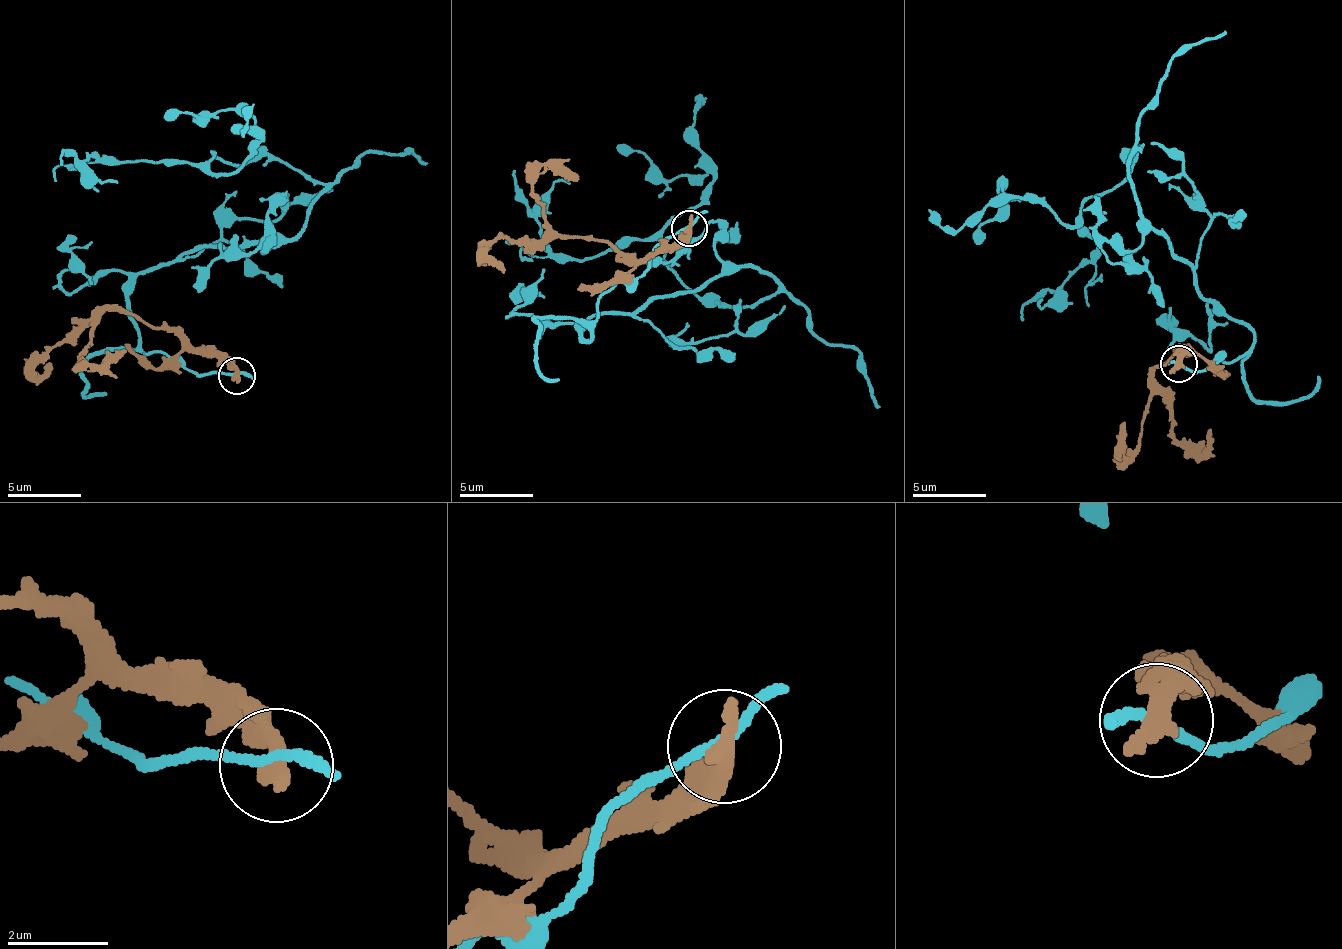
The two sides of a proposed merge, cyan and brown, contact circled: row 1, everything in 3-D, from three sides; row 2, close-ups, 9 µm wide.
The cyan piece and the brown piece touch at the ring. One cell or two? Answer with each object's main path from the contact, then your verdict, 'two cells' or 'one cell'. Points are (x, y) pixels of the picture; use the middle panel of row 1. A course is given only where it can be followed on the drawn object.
course cyan (688, 227), (582, 335), (747, 269), (773, 292), (703, 302), (662, 232), (714, 175), (615, 148); course brown (688, 227), (681, 242), (633, 260), (582, 238), (559, 239), (545, 215), (534, 185), (556, 168), (578, 182); two cells

